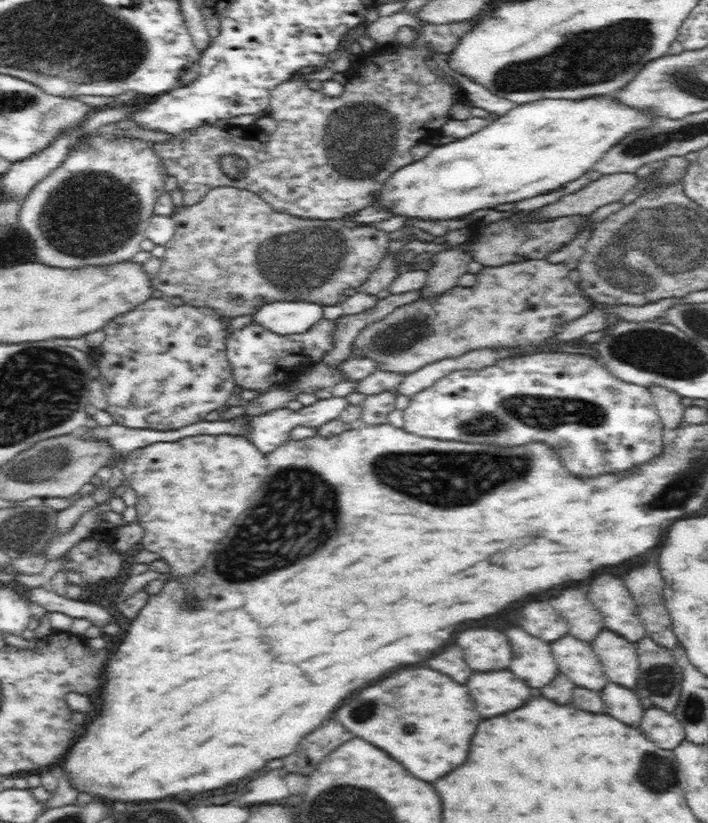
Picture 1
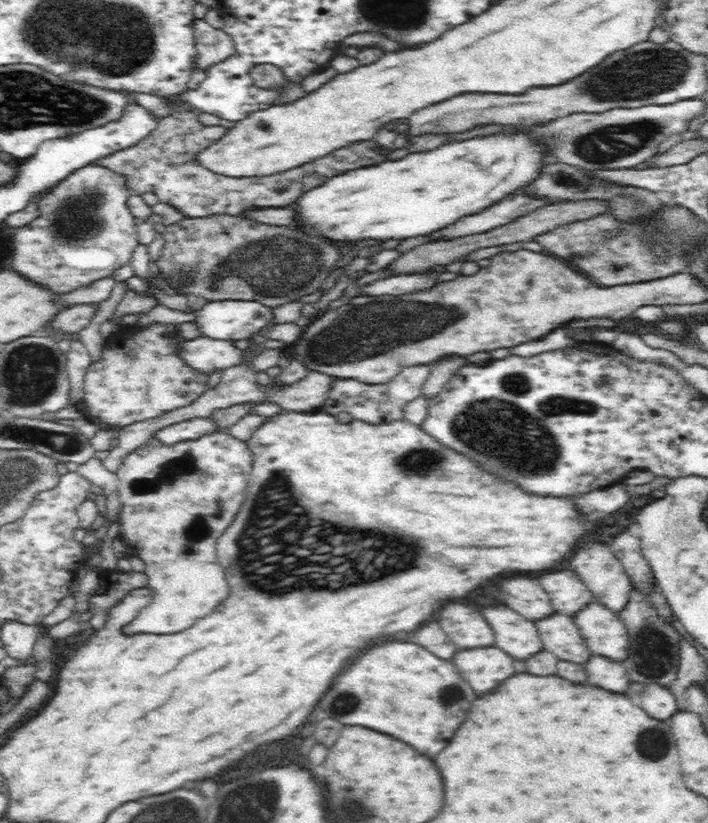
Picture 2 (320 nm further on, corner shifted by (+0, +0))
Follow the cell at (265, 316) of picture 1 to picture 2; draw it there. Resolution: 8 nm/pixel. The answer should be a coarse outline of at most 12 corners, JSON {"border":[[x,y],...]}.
{"border":[[255,301],[208,303],[204,337],[249,340],[274,322]]}

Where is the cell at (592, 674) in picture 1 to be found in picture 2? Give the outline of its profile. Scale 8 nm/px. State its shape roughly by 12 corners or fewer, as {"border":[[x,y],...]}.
{"border":[[573,617],[534,624],[544,650],[584,667],[592,658]]}

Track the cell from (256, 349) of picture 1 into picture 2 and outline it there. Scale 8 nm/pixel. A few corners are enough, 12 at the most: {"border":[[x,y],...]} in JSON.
{"border":[[186,340],[179,349],[189,366],[207,374],[238,367],[246,351],[234,340]]}

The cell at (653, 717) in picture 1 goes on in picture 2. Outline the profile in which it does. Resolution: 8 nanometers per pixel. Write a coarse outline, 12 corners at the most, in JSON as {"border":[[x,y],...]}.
{"border":[[646,684],[640,706],[652,719],[667,723],[679,712],[668,688]]}

